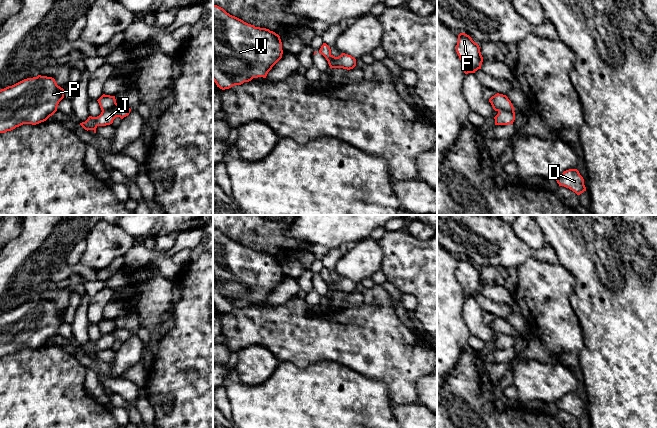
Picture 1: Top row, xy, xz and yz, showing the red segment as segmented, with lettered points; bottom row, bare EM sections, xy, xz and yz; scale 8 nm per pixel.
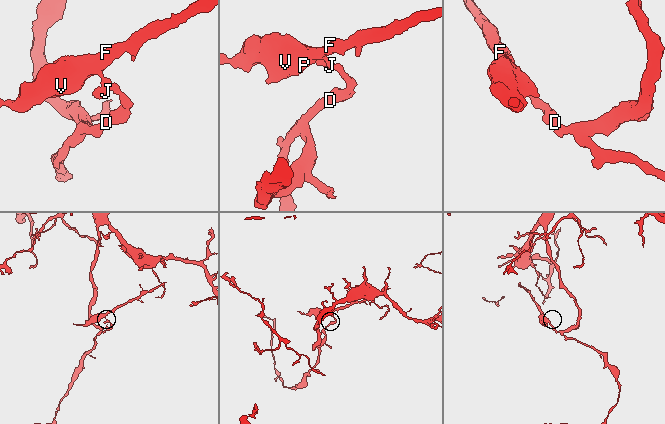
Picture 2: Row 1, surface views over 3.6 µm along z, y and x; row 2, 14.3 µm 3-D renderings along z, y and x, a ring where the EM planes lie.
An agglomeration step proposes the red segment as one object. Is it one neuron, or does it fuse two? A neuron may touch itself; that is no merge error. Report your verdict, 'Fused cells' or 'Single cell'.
Fused cells

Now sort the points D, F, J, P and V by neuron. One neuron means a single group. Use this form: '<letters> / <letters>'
D J / F P V

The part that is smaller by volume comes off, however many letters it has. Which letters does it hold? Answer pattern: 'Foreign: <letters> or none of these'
Foreign: F, P, V

